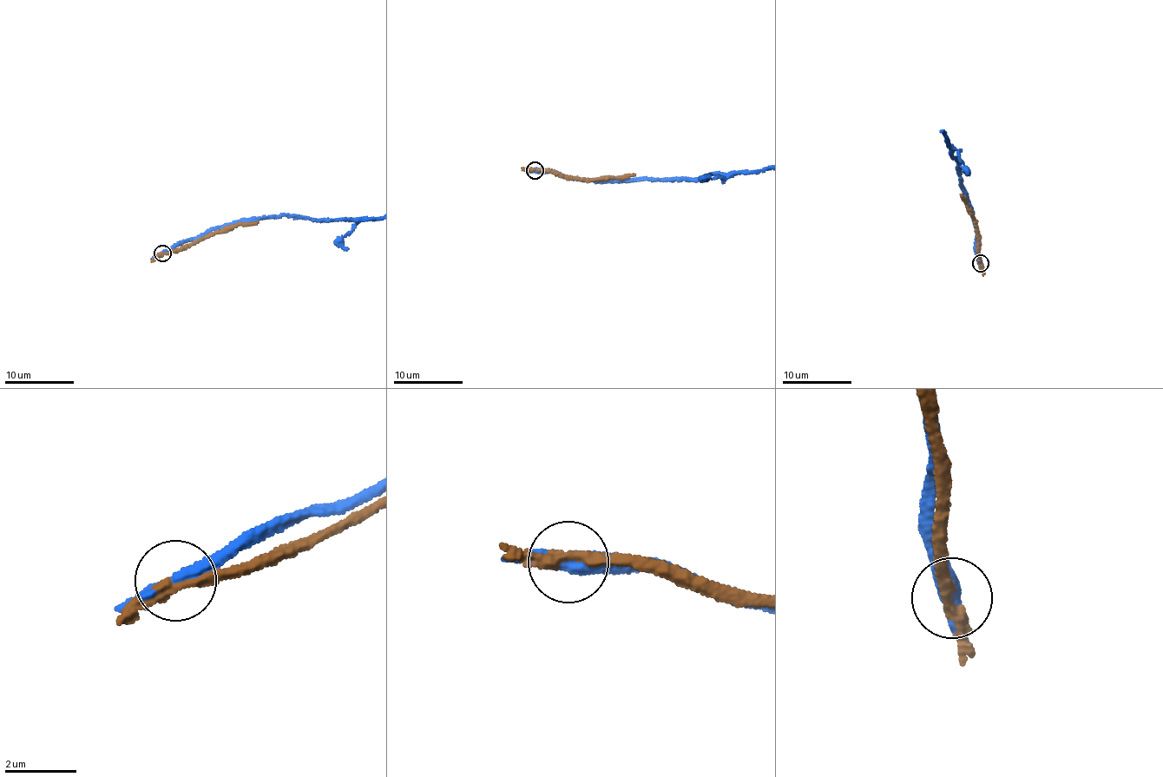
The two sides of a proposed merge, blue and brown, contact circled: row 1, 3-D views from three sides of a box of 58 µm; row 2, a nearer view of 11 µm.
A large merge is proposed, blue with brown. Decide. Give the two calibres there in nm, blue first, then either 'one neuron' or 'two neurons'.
360 nm thick on the blue side, 280 nm on the other; two neurons

